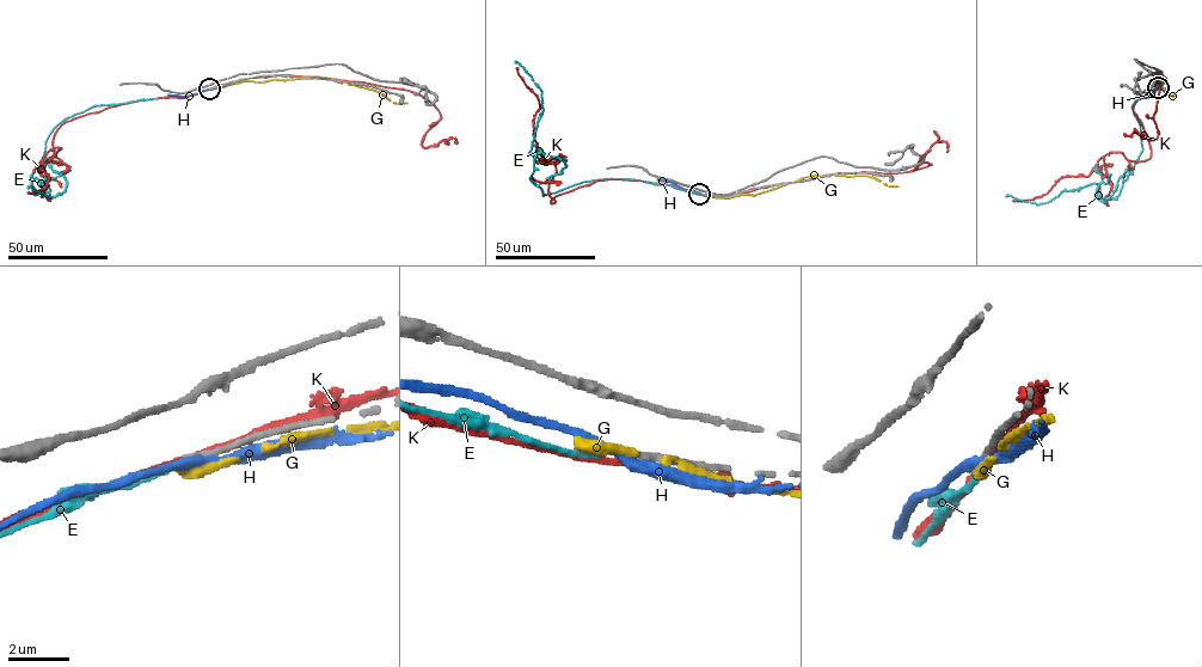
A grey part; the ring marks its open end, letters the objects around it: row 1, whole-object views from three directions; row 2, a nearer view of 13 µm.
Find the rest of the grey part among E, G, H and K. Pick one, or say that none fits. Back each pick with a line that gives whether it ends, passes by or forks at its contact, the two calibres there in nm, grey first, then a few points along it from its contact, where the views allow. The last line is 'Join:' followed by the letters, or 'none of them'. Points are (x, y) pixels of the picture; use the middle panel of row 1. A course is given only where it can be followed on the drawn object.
Join: none of them

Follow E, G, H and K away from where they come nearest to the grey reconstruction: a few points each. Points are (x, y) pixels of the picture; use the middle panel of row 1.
E: (700, 194), (611, 178), (543, 196), (531, 179), (534, 157), (529, 153), (543, 109), (541, 91), (514, 61)
G: (700, 194), (729, 197), (755, 195), (816, 176), (871, 176), (897, 187)
H: (701, 194), (657, 179)
K: (701, 194), (600, 179), (551, 203), (556, 166), (533, 132), (539, 99), (516, 67)

